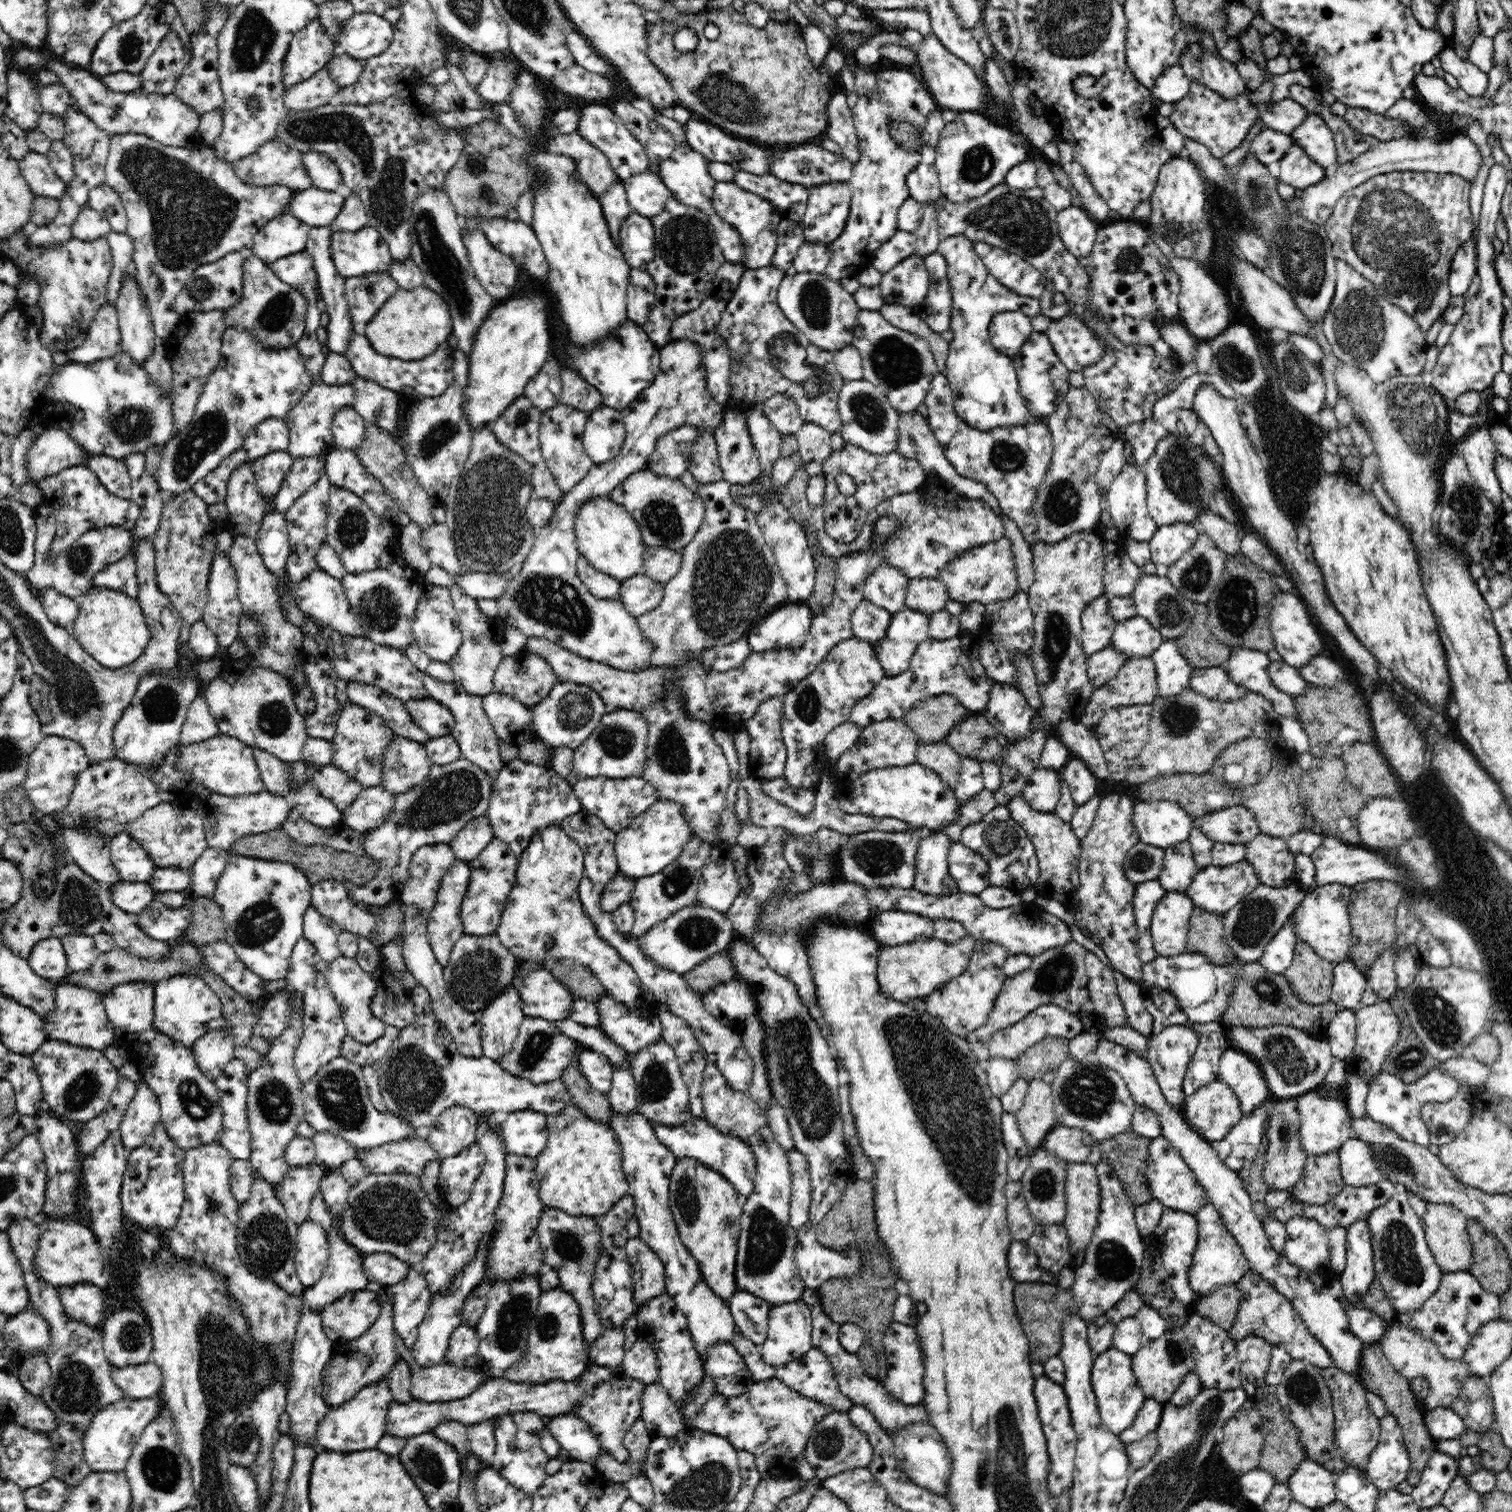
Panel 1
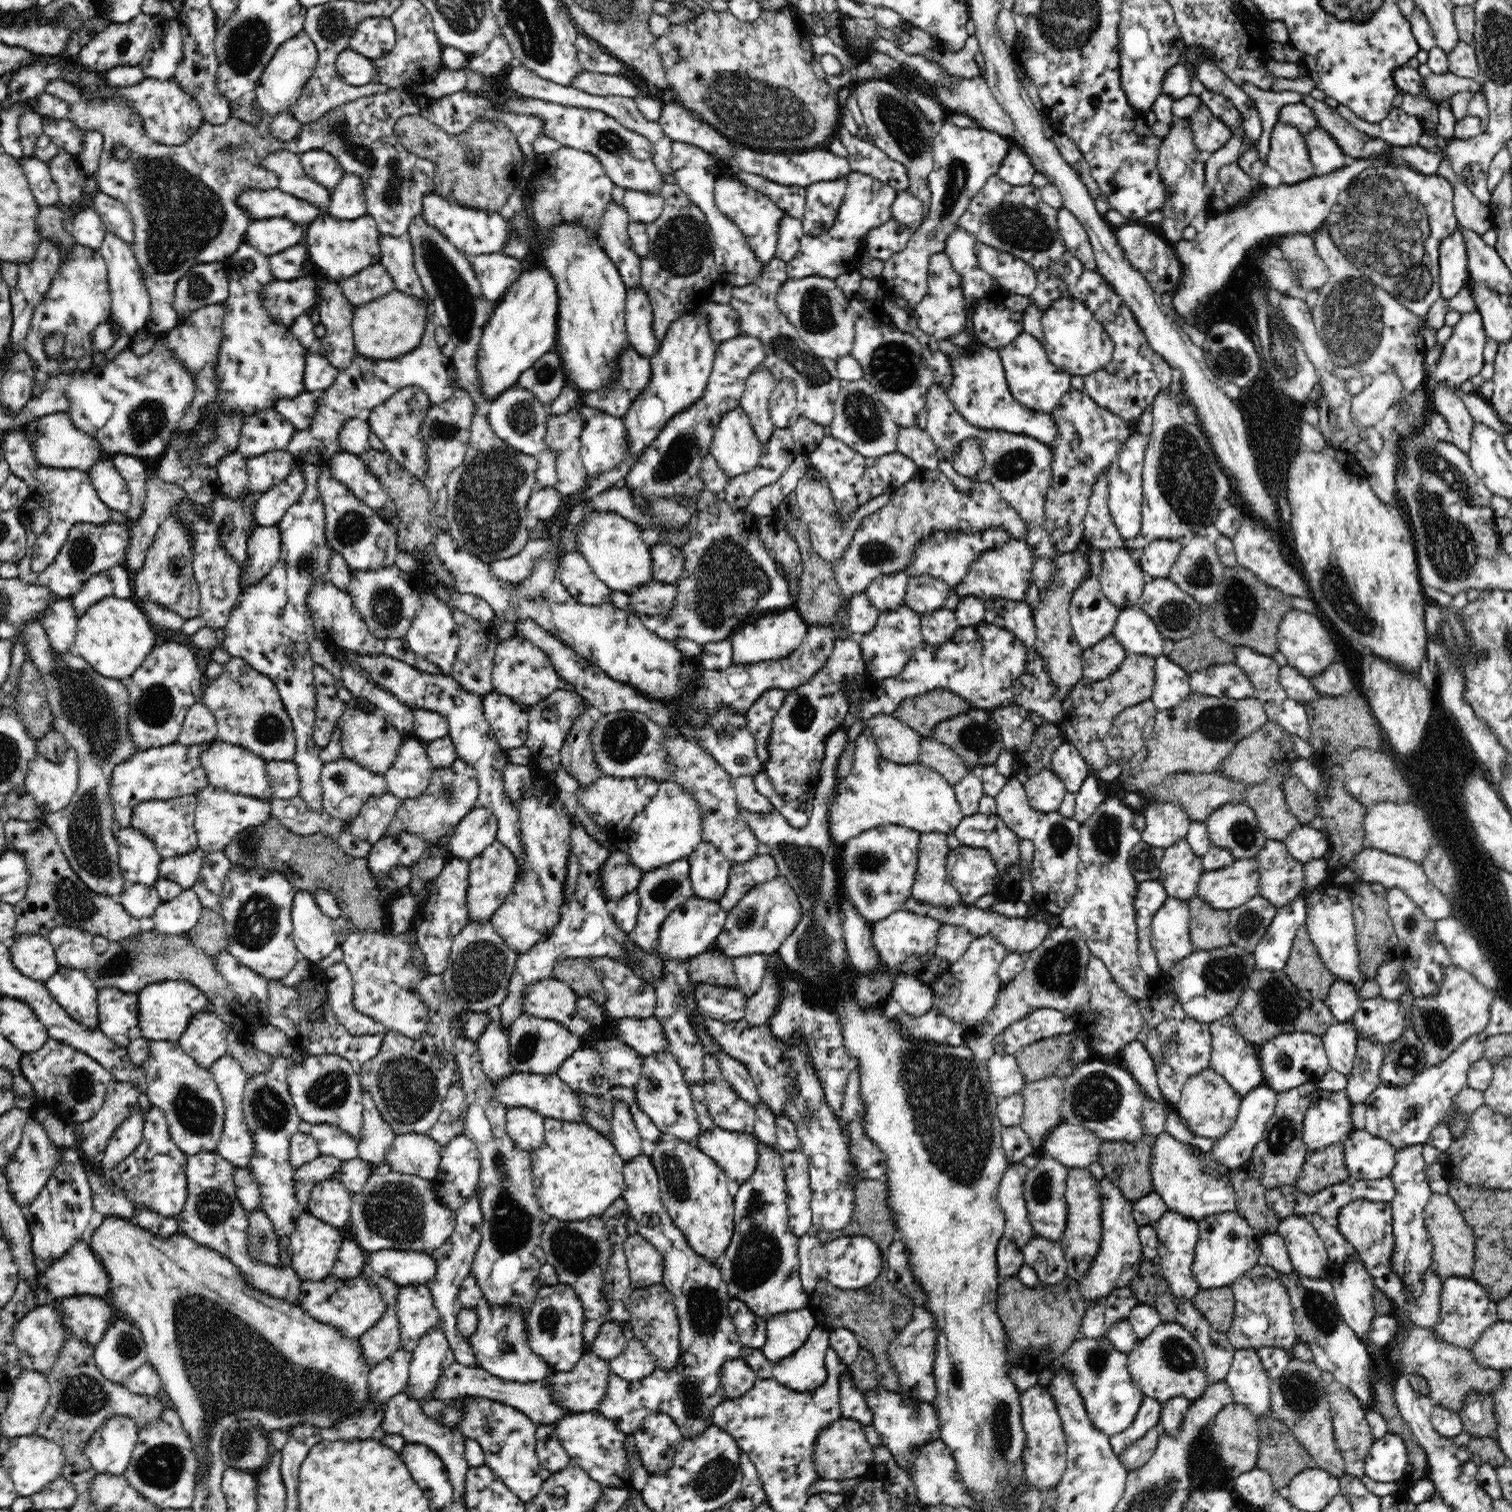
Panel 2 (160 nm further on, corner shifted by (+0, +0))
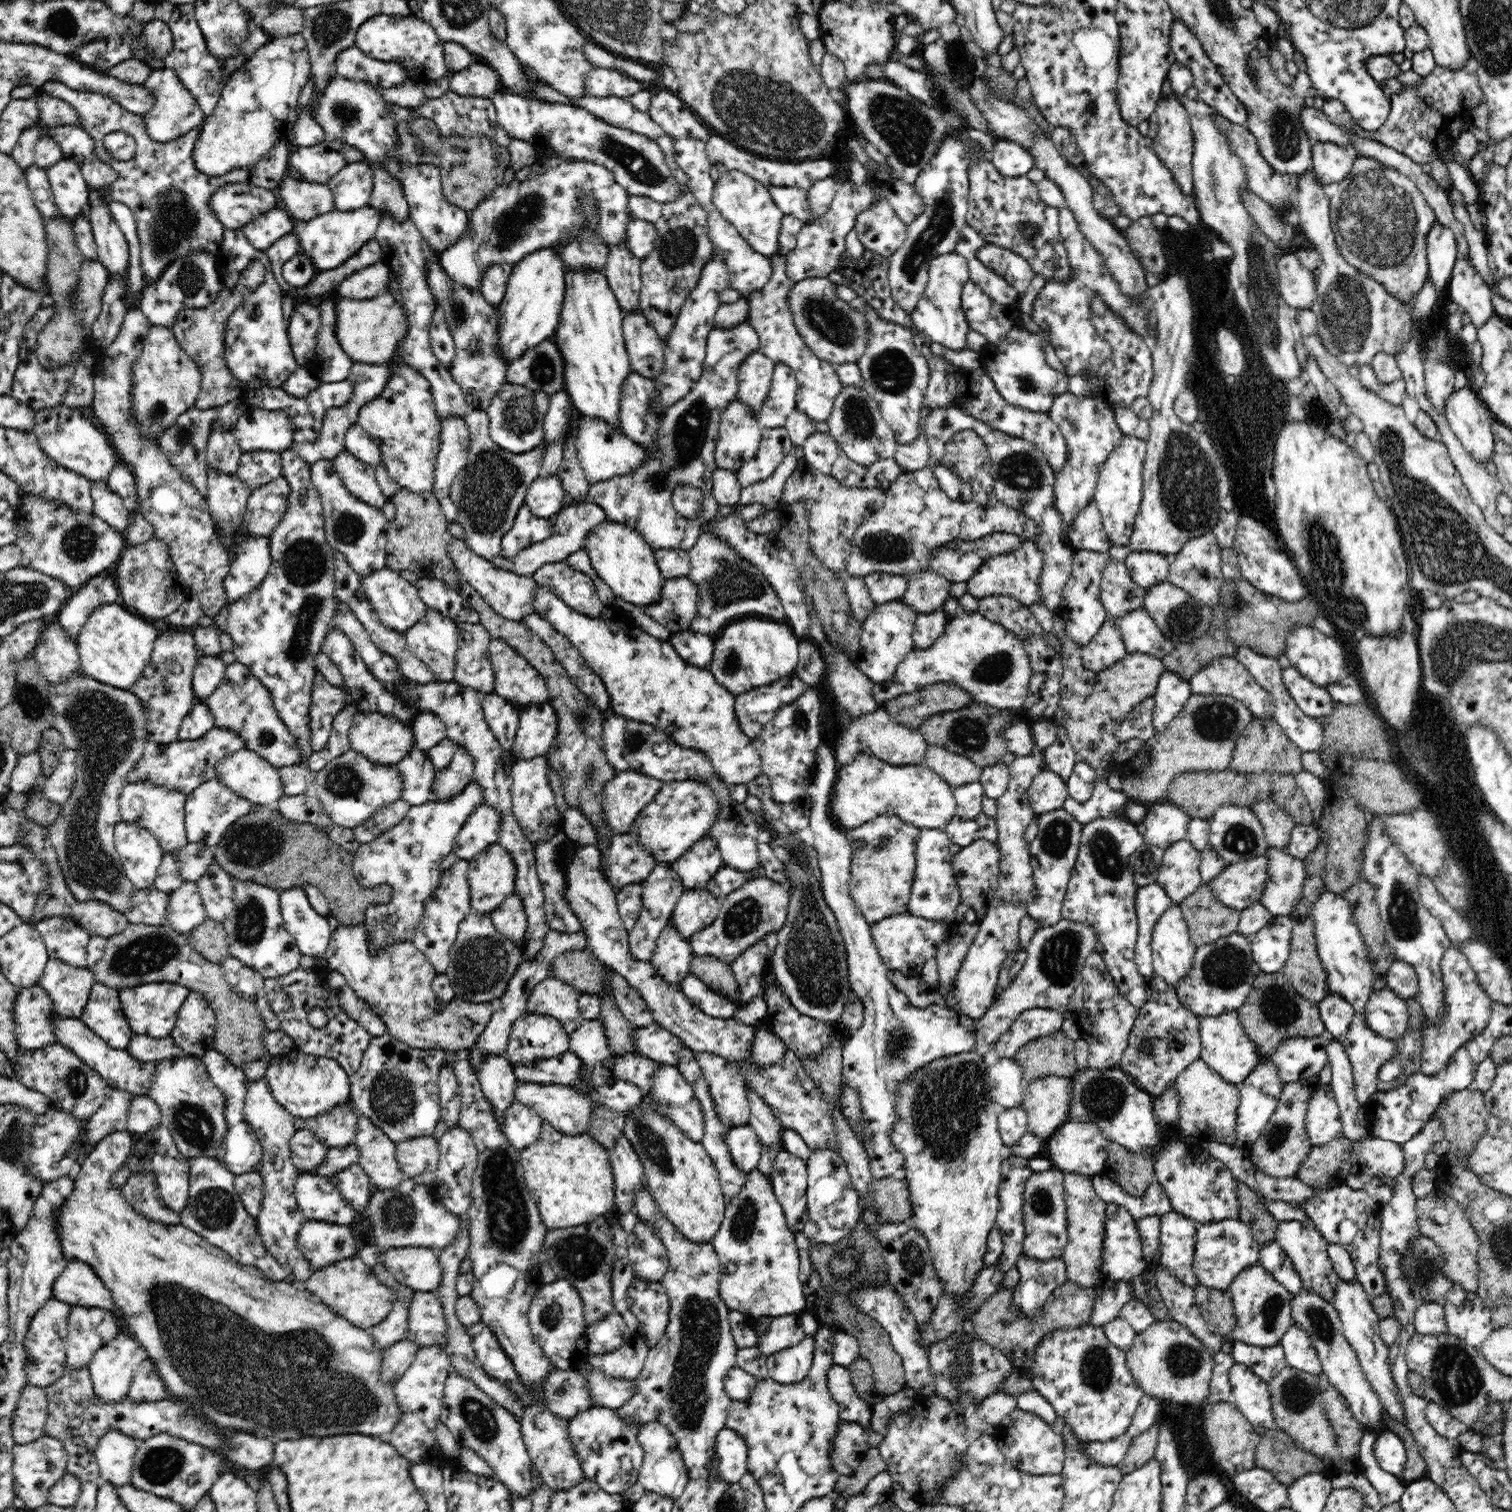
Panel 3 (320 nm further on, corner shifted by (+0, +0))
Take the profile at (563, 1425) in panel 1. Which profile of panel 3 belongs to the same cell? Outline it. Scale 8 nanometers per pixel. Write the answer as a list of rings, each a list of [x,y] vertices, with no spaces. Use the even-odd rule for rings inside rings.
[[[592,1407],[569,1419],[568,1432],[575,1446],[576,1454],[584,1476],[594,1481],[608,1494],[623,1495],[634,1483],[643,1463],[644,1449],[638,1442],[638,1431],[642,1424],[626,1422],[617,1409]]]

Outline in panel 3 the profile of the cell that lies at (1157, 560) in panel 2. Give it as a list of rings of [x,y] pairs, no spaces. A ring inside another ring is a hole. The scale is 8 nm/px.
[[[1156,552],[1129,553],[1124,558],[1124,565],[1132,577],[1132,581],[1144,592],[1167,580],[1171,559]]]

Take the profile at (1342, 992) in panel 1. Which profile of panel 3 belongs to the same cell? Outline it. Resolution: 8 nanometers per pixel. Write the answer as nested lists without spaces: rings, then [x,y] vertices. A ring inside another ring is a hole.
[[[1329,993],[1318,1003],[1318,1008],[1327,1037],[1336,1041],[1342,1040],[1354,1016],[1352,1005],[1340,995]]]

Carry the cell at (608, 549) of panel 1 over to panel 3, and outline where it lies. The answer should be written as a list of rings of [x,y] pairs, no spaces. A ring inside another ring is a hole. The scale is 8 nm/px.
[[[605,520],[587,534],[584,548],[594,570],[608,584],[616,597],[642,608],[661,600],[665,578],[653,555],[654,549],[638,531],[628,525]]]

